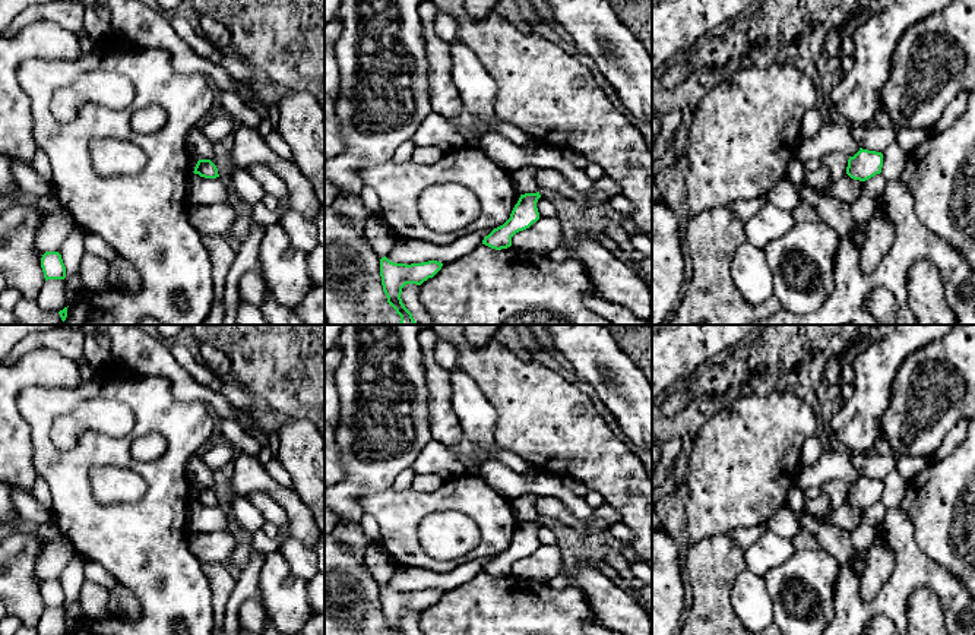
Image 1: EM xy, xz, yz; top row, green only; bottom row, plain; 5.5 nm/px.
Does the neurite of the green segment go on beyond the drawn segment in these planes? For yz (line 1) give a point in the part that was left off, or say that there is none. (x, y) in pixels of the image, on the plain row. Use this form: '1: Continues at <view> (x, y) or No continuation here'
1: No continuation here

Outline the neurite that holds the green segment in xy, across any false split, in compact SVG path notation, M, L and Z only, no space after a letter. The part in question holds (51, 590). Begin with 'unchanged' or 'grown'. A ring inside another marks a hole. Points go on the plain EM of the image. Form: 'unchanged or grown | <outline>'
unchanged | M45 579L41 585L41 595L45 609L66 606L66 594L58 579Z

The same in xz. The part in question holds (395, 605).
unchanged | M386 584L380 587L380 604L383 619L387 625L387 631L392 635L405 635L401 622L406 612L421 613L428 606L433 606L443 591L437 588L428 588L421 591L395 591Z

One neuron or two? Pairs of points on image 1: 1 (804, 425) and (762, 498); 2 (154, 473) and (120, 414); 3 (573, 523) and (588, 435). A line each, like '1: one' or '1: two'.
1: one
2: two
3: two

